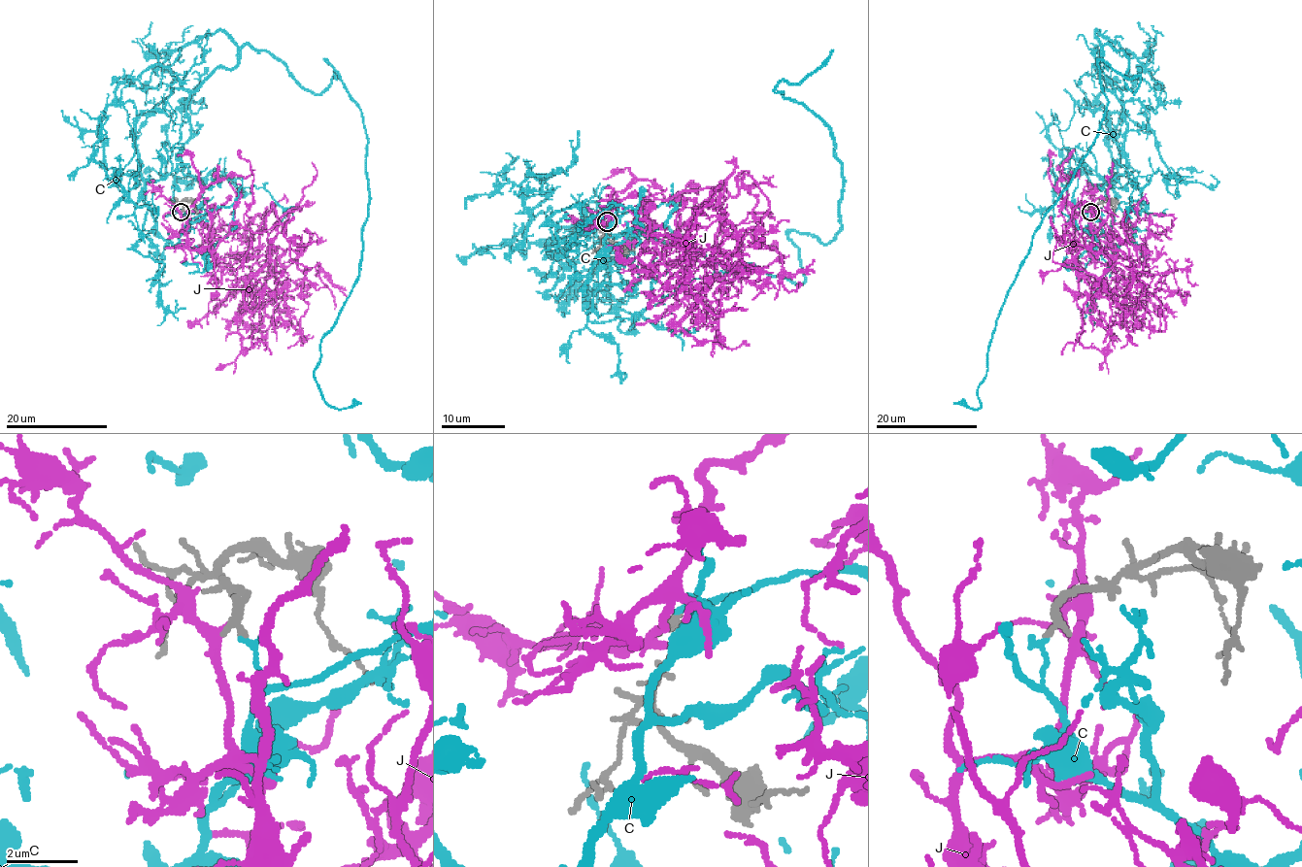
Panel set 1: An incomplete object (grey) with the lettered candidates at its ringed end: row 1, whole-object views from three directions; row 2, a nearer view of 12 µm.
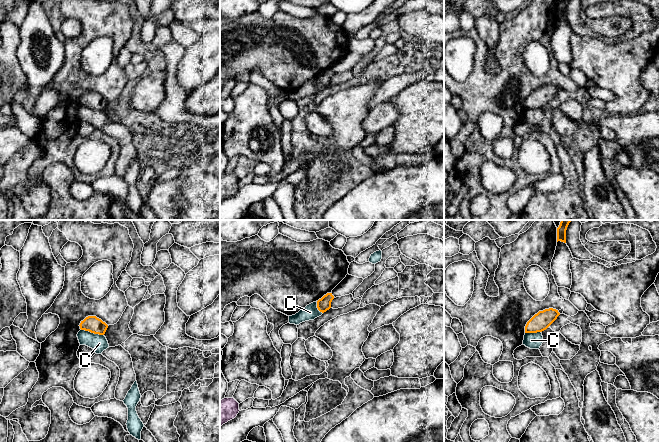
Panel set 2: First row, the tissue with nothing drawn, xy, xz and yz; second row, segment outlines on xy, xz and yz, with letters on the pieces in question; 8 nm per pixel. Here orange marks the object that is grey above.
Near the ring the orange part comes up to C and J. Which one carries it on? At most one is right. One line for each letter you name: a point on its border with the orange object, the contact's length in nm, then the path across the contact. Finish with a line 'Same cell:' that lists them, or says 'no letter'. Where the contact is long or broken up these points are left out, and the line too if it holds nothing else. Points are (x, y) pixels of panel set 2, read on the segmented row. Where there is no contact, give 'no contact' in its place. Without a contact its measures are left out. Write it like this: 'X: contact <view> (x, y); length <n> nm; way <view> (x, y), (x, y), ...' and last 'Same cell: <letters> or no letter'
J: no contact
Same cell: J

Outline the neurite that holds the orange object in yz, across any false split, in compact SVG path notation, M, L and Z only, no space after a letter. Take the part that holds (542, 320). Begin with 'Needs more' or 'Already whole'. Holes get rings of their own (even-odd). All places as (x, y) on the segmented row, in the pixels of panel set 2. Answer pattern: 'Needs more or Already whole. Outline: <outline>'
Already whole. Outline: M553 308L539 311L527 322L525 333L537 333L546 330L559 315L558 310Z

